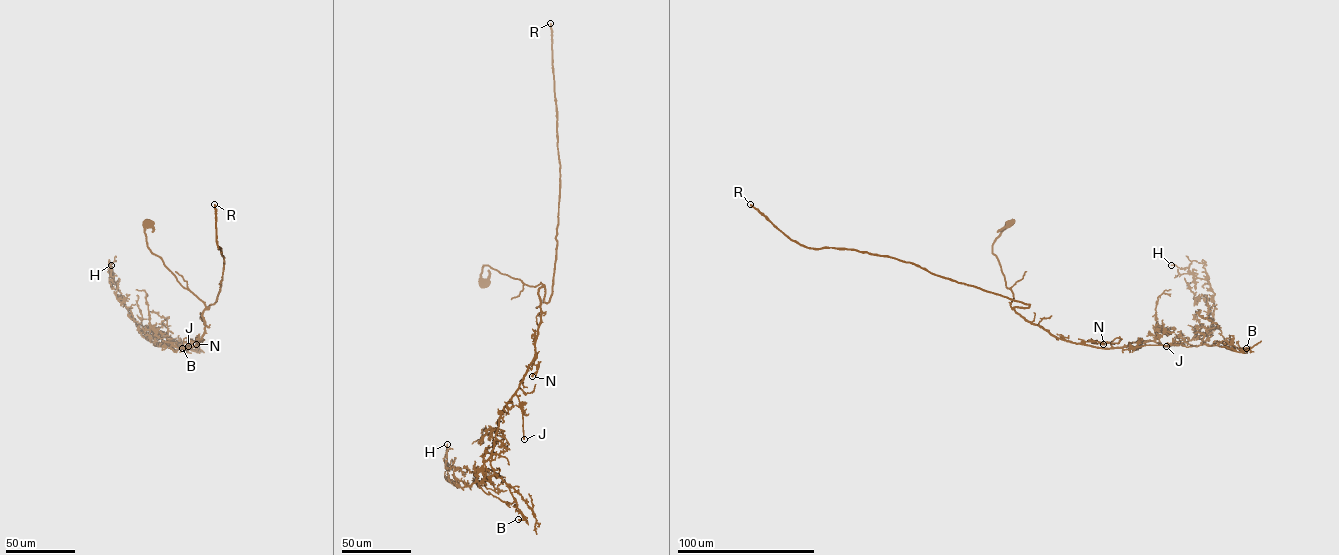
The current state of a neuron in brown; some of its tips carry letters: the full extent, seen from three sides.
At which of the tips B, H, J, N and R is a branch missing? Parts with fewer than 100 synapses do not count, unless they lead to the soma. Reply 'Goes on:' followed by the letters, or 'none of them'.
Goes on: J, R

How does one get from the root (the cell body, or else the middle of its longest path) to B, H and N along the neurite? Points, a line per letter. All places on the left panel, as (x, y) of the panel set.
B: (148, 224), (148, 248), (206, 307), (198, 344), (154, 344), (175, 342), (182, 348)
H: (148, 224), (148, 248), (205, 305), (199, 343), (158, 345), (143, 337), (111, 265)
N: (148, 224), (145, 231), (148, 248), (205, 305), (202, 314), (205, 332), (196, 344)

